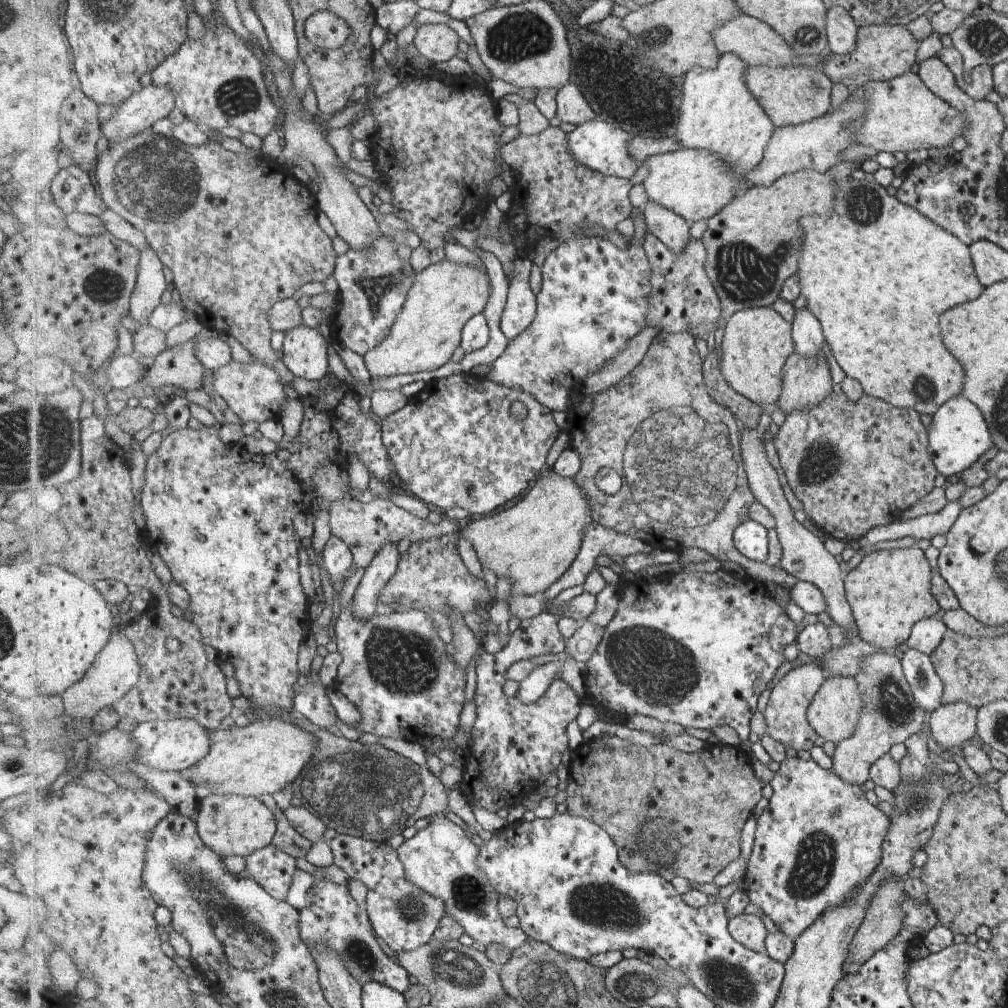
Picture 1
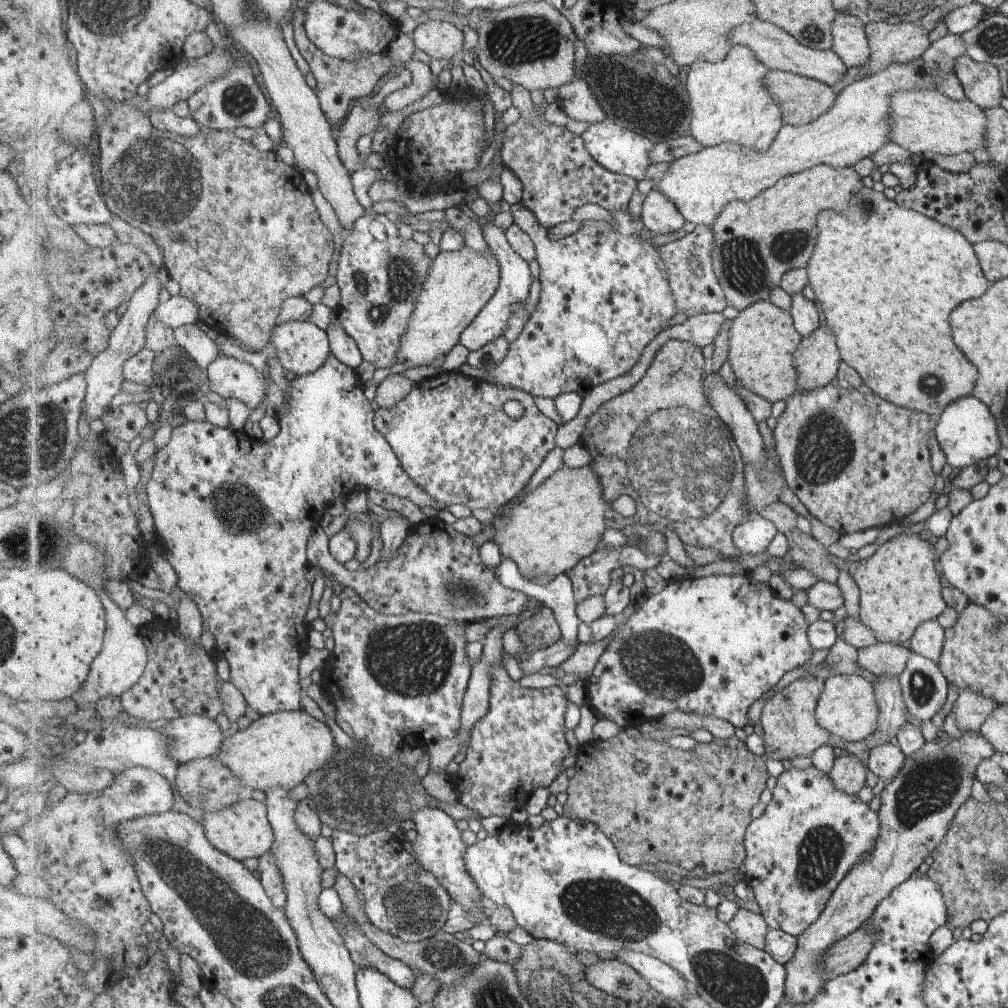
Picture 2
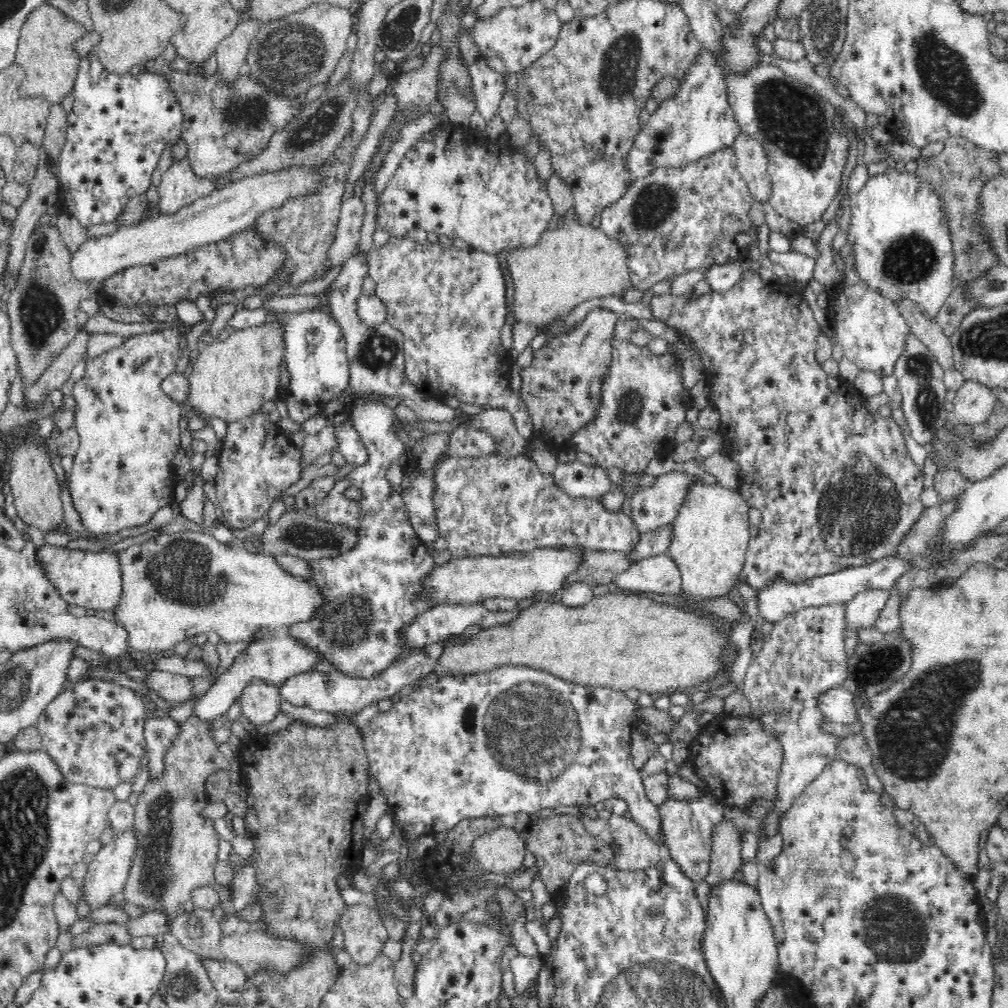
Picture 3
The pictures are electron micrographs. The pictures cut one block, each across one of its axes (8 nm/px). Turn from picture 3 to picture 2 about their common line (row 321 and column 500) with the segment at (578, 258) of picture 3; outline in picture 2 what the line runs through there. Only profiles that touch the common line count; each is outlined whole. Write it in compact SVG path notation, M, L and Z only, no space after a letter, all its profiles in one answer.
M561 465L550 477L524 496L522 501L510 510L509 516L495 521L495 538L492 538L492 542L501 548L502 556L513 558L517 562L526 579L546 575L559 576L573 570L584 558L597 550L597 544L601 544L607 530L605 513L608 508L611 508L611 504L605 500L601 480L591 465L581 468Z

